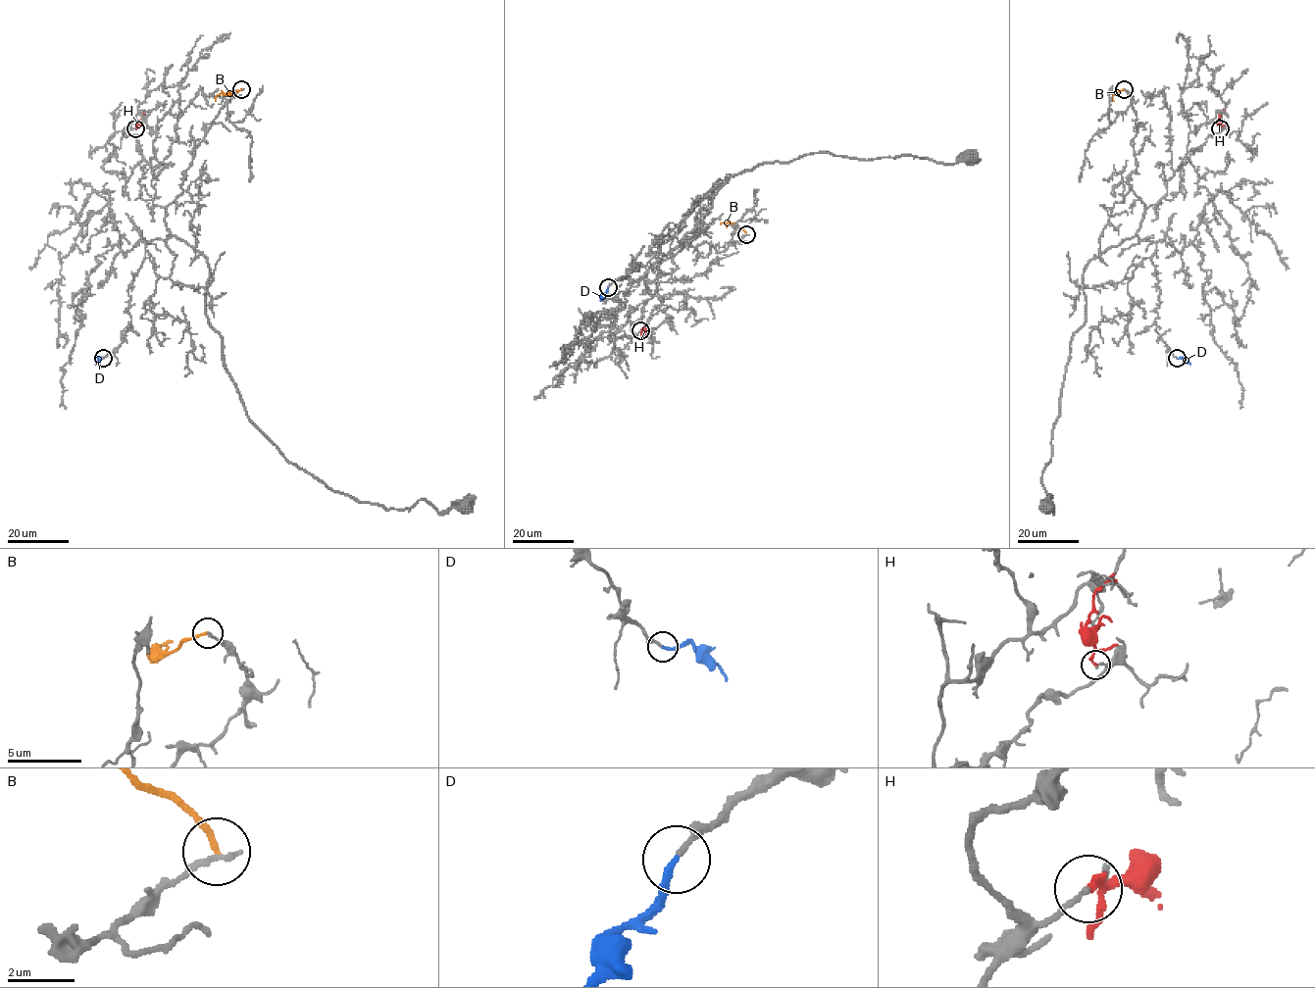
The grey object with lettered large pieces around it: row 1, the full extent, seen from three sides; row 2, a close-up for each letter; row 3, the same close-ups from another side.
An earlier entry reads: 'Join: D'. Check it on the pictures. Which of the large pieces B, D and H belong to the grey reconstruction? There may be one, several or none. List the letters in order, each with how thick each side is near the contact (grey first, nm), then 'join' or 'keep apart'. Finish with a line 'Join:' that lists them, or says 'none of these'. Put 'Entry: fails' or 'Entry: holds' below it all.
B: 200 nm thick on the grey side, 180 nm on the other; keep apart
D: 190 nm thick on the grey side, 200 nm on the other; join
H: 180 nm thick on the grey side, 200 nm on the other; keep apart
Join: D
Entry: holds

